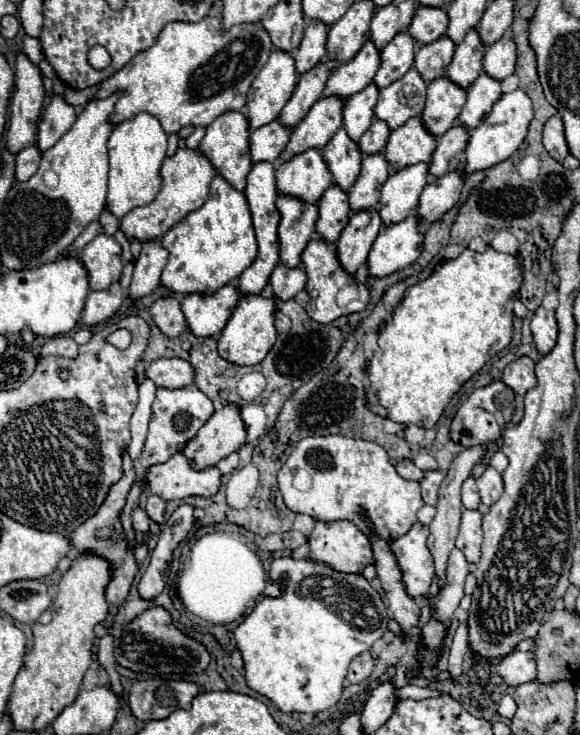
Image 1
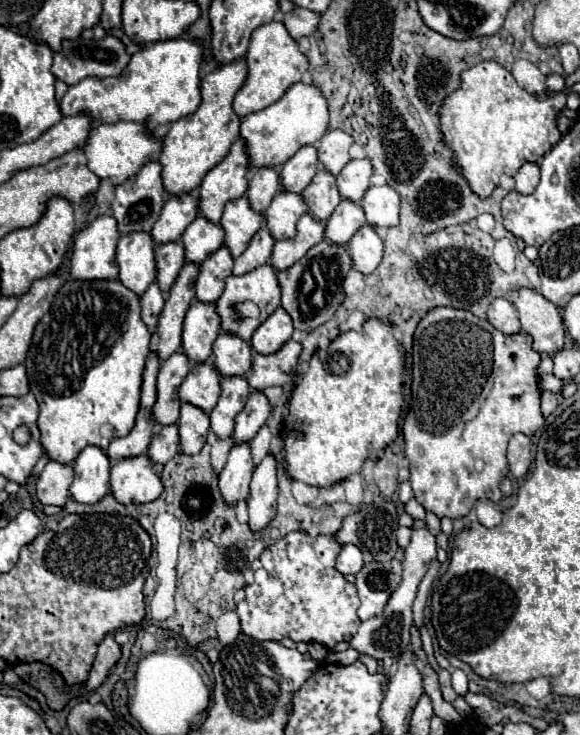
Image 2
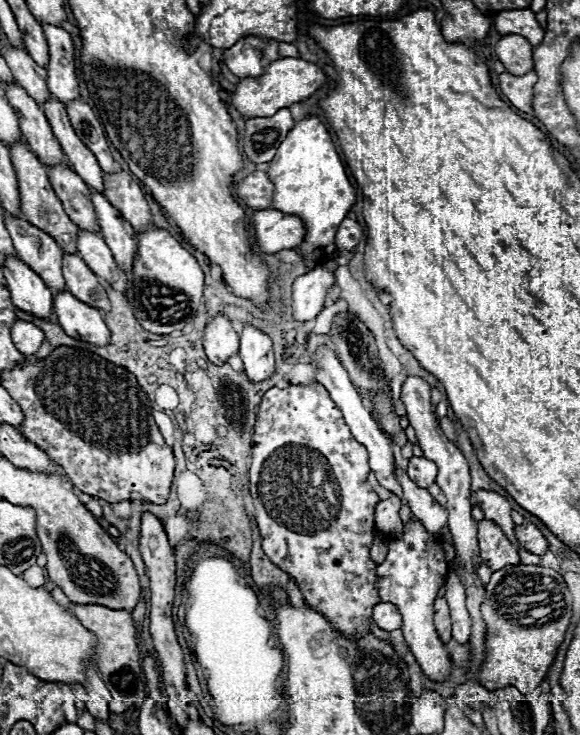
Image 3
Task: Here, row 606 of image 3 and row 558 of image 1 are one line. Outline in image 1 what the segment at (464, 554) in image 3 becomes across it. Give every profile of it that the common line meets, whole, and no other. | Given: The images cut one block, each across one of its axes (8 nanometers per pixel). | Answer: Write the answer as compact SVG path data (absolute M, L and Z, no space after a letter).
M464 510L456 546L464 552L470 564L478 564L482 548L482 514L478 510Z

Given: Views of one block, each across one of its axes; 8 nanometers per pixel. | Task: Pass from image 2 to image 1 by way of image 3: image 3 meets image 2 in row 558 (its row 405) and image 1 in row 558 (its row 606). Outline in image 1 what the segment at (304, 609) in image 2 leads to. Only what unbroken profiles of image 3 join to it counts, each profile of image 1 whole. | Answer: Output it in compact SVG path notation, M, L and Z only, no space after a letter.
M348 520L316 522L314 532L308 536L308 542L310 542L310 556L308 558L316 560L316 562L326 562L338 572L360 574L366 568L366 564L374 562L368 536L362 530L358 530L358 526L354 522L348 522Z

